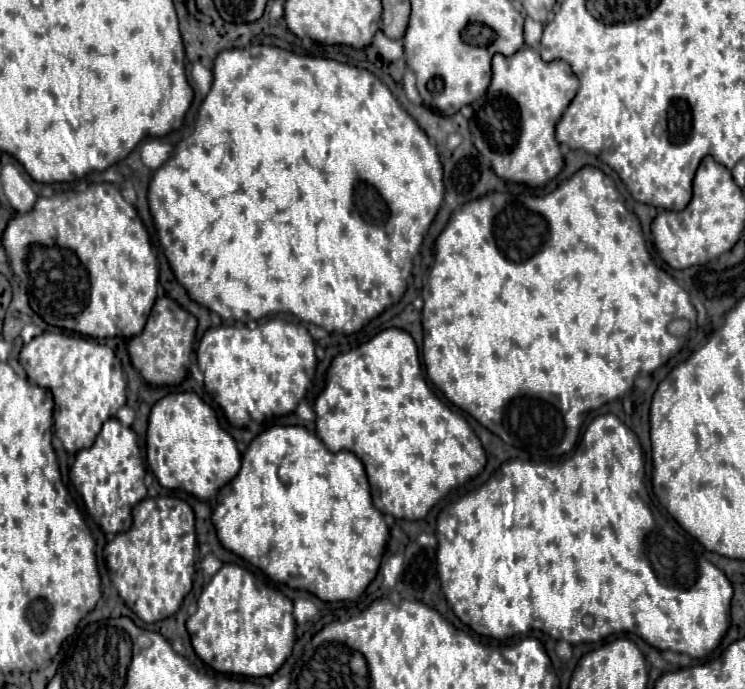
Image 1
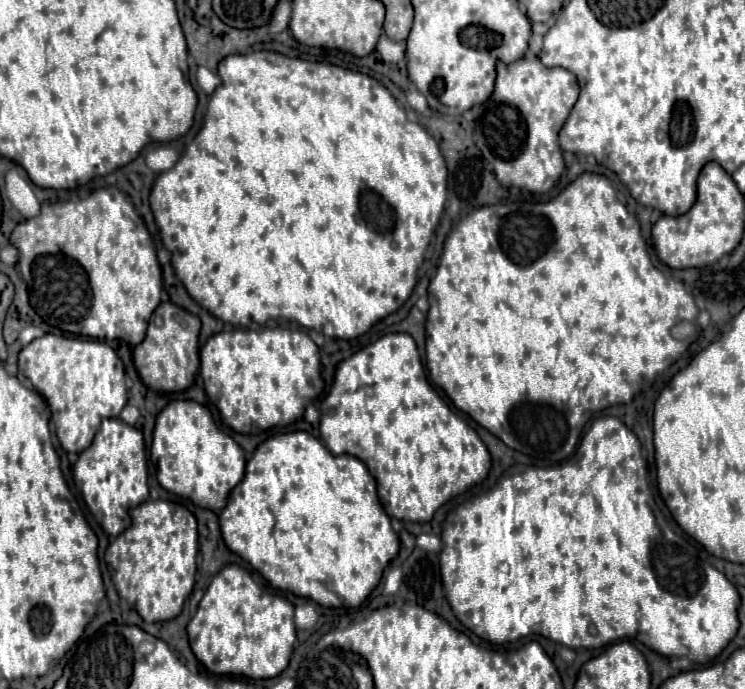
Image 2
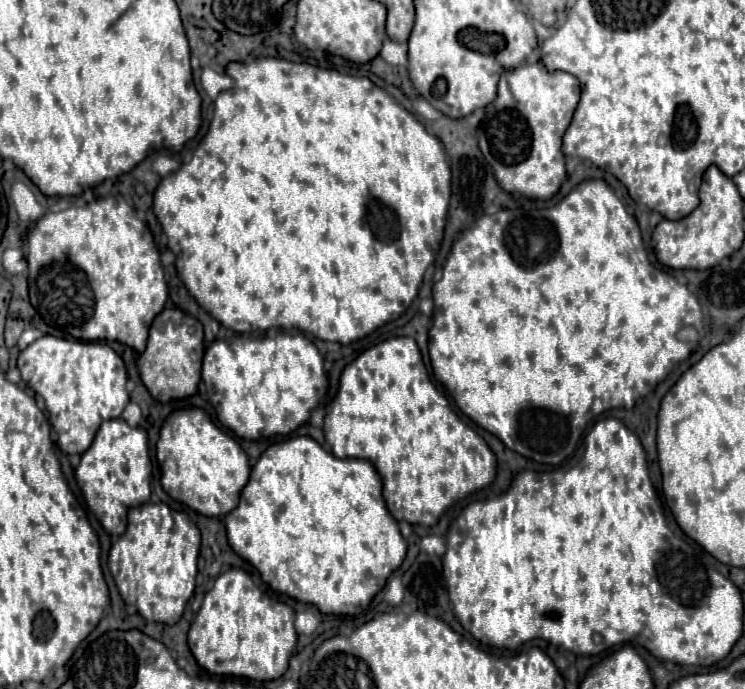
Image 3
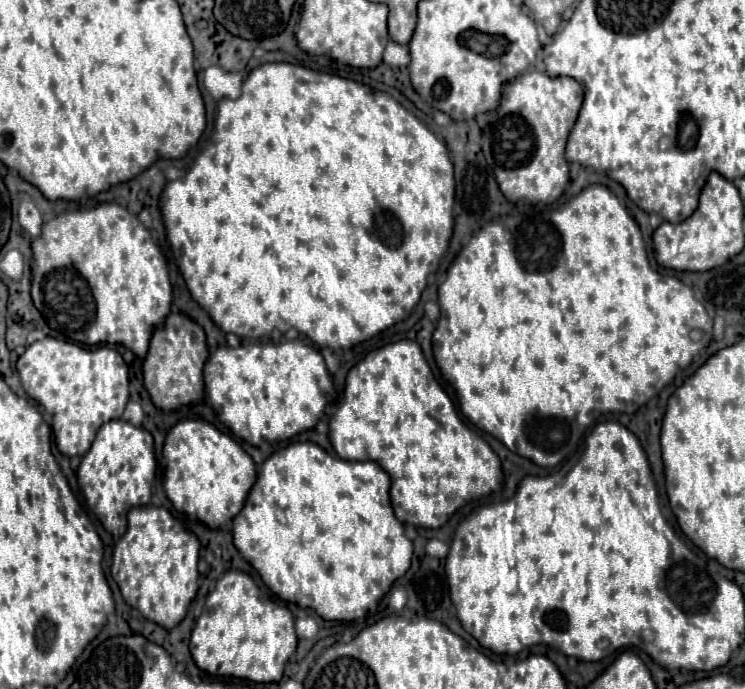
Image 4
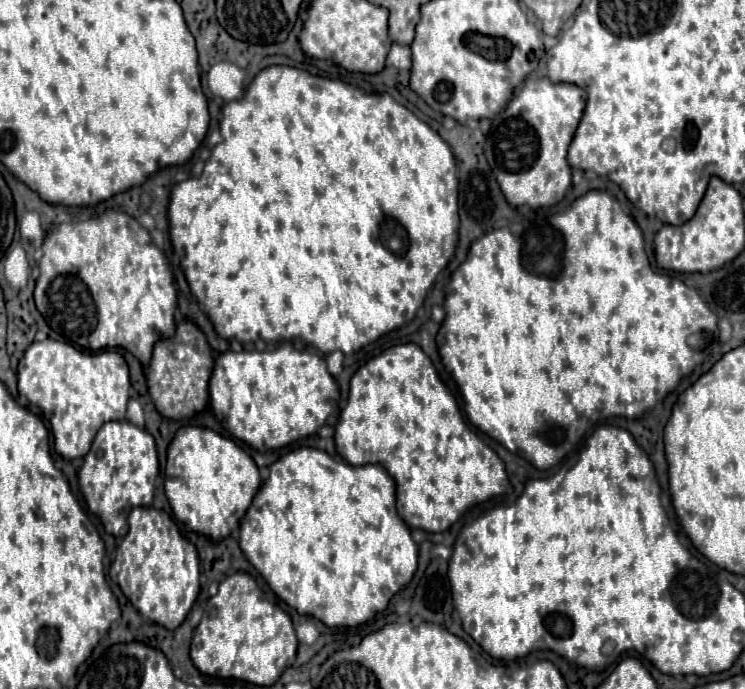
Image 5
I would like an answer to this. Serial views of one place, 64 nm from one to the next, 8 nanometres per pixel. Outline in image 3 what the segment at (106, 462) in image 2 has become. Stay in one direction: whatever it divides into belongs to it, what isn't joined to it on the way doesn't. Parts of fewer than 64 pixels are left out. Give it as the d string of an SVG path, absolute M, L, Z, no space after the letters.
M122 418L102 422L92 446L82 454L76 468L76 480L82 488L84 500L104 530L116 538L126 528L126 512L132 506L140 506L150 498L150 454L148 436L142 428L128 426Z

